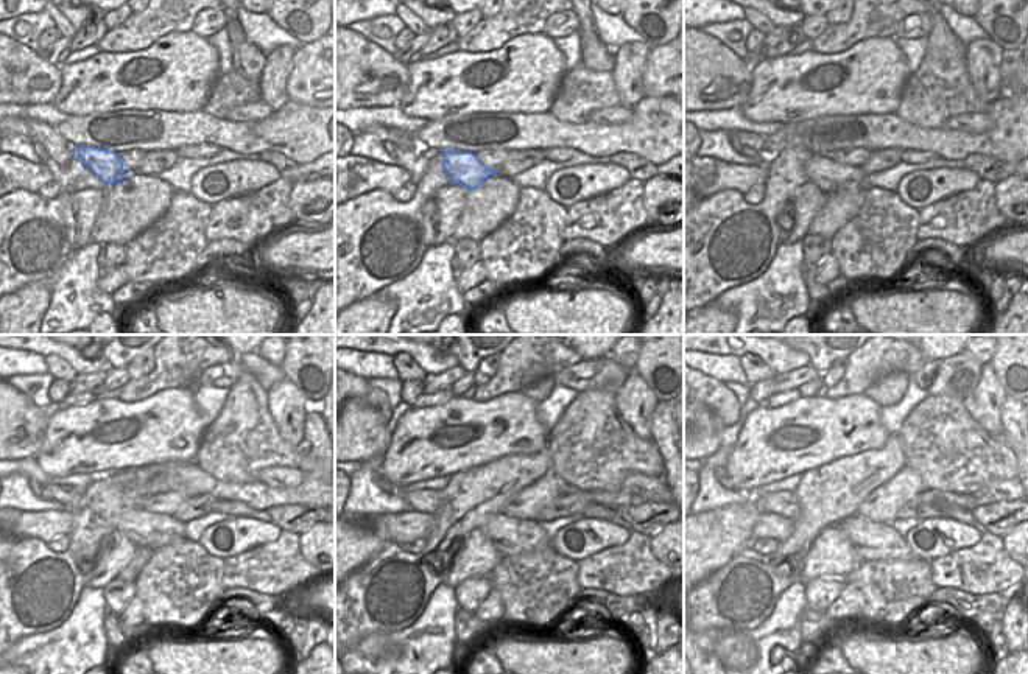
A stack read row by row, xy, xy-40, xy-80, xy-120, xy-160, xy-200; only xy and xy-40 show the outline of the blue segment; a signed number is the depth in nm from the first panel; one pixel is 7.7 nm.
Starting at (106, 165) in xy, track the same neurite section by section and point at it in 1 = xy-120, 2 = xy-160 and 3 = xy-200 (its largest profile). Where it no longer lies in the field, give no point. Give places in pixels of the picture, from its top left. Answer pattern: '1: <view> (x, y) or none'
1: xy-120 (147, 530)
2: xy-160 (511, 536)
3: xy-200 (871, 540)

